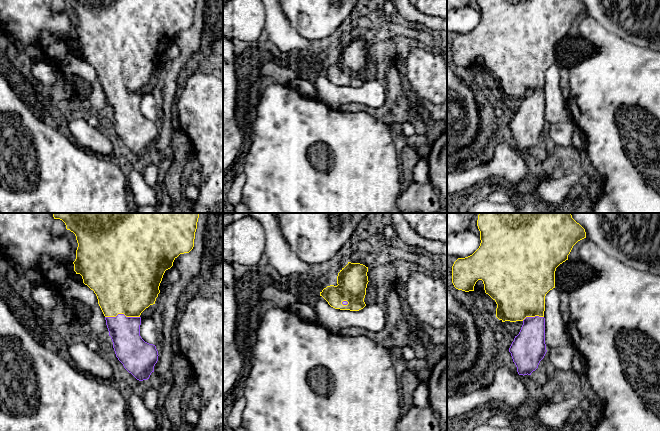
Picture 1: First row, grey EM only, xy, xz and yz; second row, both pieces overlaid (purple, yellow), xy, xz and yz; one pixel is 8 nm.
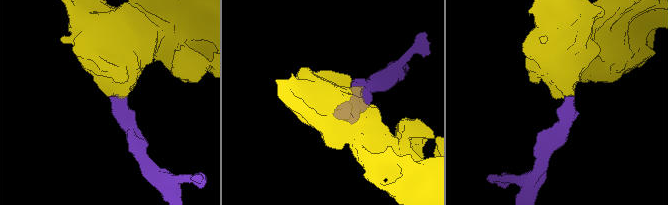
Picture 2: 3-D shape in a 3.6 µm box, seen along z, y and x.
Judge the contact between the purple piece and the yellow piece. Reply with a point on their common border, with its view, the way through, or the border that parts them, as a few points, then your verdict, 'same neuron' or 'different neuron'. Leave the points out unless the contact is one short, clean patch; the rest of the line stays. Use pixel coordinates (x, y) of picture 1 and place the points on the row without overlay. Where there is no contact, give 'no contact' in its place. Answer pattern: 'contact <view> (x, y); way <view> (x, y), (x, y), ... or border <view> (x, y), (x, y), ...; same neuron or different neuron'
contact xy (122, 90); same neuron

